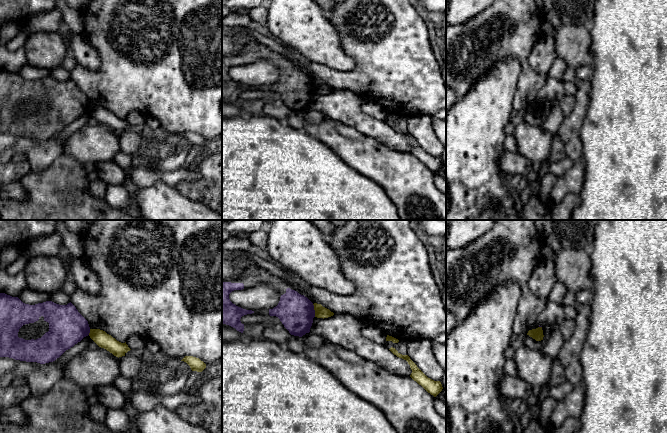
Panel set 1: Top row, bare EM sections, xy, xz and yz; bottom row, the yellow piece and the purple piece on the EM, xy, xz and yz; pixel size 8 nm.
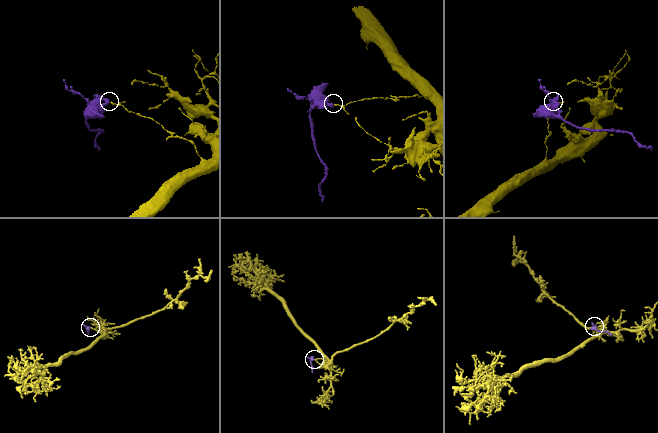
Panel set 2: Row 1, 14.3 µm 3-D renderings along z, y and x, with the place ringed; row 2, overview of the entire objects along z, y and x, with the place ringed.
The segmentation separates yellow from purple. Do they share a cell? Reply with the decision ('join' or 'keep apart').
keep apart

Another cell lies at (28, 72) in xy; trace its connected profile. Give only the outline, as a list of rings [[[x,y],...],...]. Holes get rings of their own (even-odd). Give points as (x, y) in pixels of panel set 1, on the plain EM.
[[[27,63],[22,68],[20,68],[18,74],[25,80],[35,81],[38,79],[49,77],[50,70],[35,67]]]

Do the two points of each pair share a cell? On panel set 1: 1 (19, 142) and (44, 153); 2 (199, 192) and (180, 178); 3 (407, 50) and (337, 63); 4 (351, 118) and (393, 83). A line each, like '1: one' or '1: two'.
1: one
2: two
3: two
4: two

